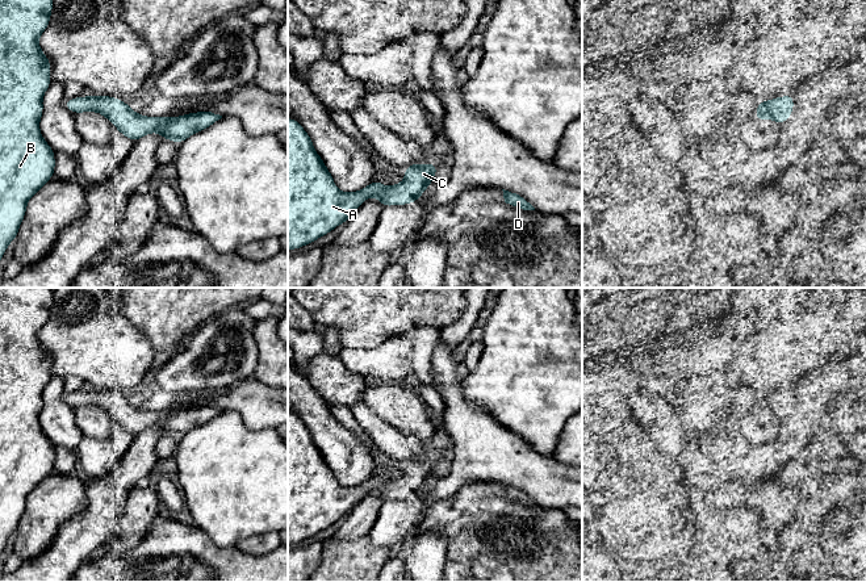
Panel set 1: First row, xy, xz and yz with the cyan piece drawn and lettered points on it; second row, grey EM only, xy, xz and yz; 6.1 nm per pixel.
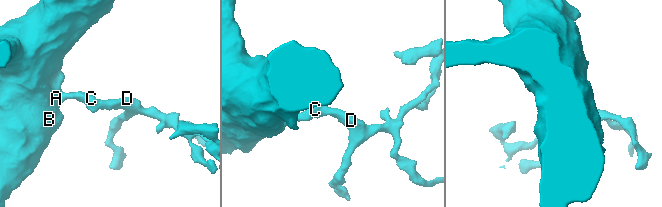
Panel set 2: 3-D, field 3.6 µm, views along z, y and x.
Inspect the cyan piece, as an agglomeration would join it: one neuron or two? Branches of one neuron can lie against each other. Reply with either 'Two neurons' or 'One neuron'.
One neuron

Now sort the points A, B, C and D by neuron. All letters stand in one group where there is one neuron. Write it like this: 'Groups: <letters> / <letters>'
Groups: A B C D

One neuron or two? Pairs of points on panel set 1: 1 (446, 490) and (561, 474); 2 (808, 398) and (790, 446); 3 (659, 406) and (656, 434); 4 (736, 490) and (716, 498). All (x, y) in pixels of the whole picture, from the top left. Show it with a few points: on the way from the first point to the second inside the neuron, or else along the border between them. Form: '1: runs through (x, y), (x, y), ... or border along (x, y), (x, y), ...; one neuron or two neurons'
1: runs through (475, 469), (527, 469), (532, 473); one neuron
2: runs through (807, 410), (790, 428), (789, 434); one neuron
3: runs through (657, 413), (657, 427); one neuron
4: runs through (731, 494), (722, 498); one neuron

